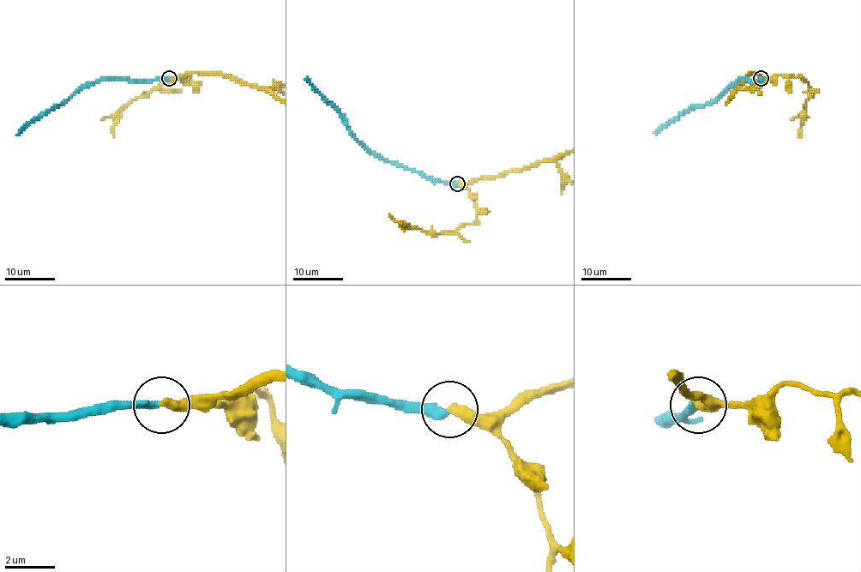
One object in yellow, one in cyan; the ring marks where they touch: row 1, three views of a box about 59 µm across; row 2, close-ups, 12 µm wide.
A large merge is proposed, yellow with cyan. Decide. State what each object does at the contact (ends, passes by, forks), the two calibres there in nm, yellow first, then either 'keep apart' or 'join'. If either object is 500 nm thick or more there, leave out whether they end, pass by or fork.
yellow ends; cyan ends; calibres 400 and 360 nm; keep apart

